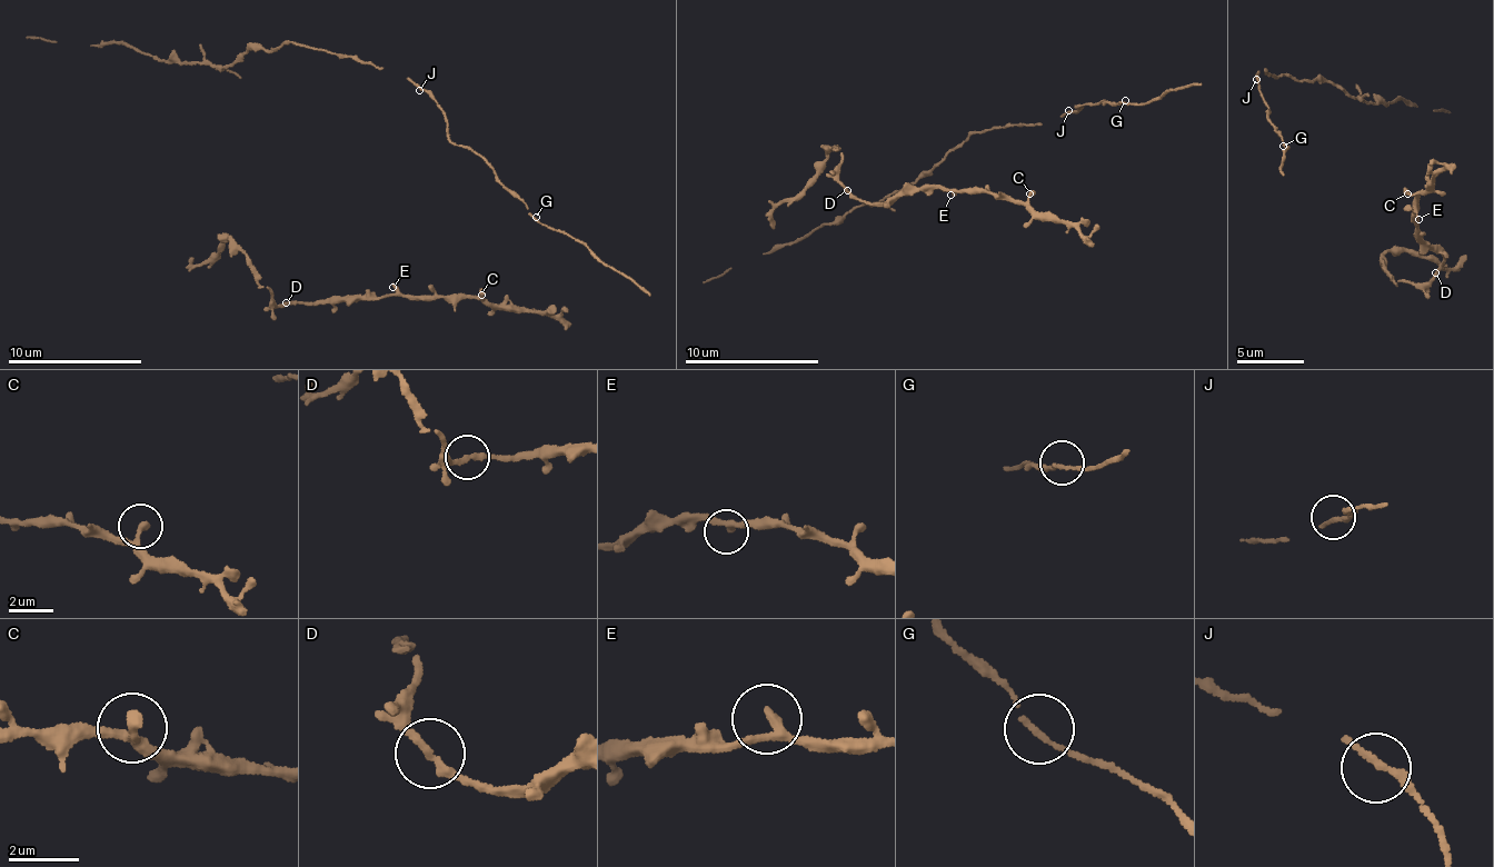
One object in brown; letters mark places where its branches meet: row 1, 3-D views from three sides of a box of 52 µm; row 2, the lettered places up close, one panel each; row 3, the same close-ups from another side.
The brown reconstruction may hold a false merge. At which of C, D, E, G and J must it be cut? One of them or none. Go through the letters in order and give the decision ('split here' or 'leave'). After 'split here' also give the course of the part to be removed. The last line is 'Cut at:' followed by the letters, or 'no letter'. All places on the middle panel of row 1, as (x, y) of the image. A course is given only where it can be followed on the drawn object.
C: leave
D: leave
E: leave
G: leave
J: leave
Cut at: no letter

